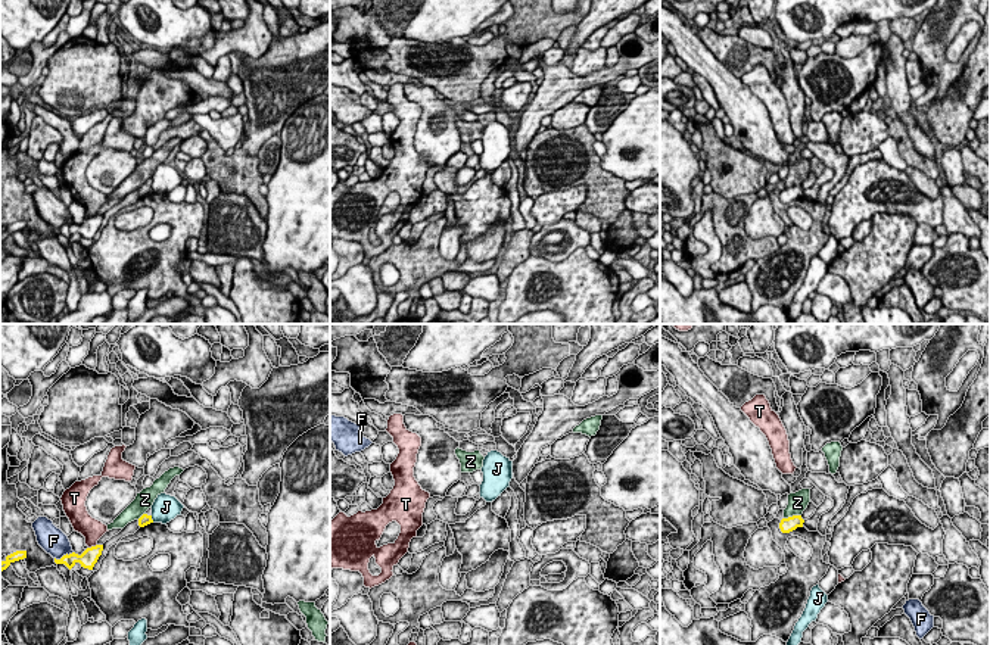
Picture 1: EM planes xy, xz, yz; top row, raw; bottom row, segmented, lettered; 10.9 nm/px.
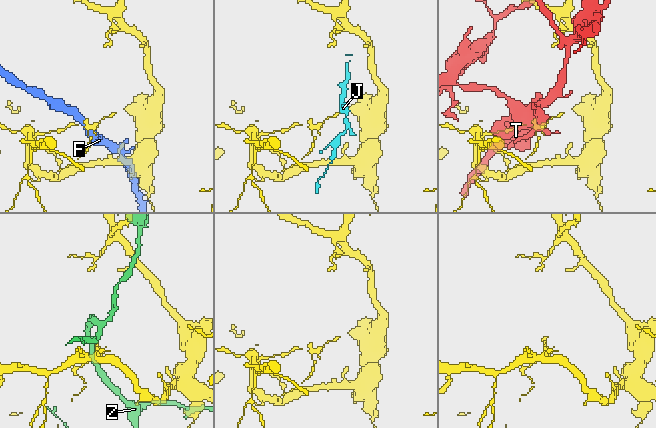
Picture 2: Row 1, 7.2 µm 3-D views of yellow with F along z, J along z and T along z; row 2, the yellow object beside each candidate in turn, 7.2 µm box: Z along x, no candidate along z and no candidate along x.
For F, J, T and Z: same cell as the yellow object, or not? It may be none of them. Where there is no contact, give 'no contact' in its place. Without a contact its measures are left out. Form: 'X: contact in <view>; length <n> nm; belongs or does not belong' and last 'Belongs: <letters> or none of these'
F: contact in xy; length 220 nm; does not belong
J: contact in xy; length 90 nm; does not belong
T: contact in xy; length 110 nm; does not belong
Z: contact in yz; length 200 nm; does not belong
Belongs: none of these

